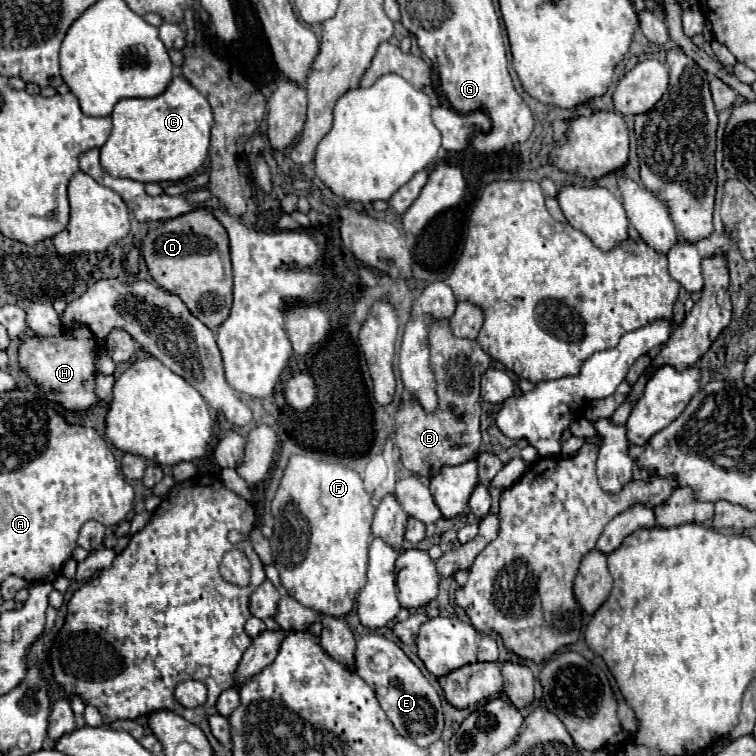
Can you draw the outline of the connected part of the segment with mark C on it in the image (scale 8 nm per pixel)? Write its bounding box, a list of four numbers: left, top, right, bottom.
[100,78,212,182]

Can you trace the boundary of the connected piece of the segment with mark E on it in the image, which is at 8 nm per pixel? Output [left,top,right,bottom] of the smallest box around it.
[356,634,444,748]

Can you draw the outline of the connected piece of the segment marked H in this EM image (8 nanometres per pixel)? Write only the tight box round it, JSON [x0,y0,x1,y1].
[20,326,98,410]

